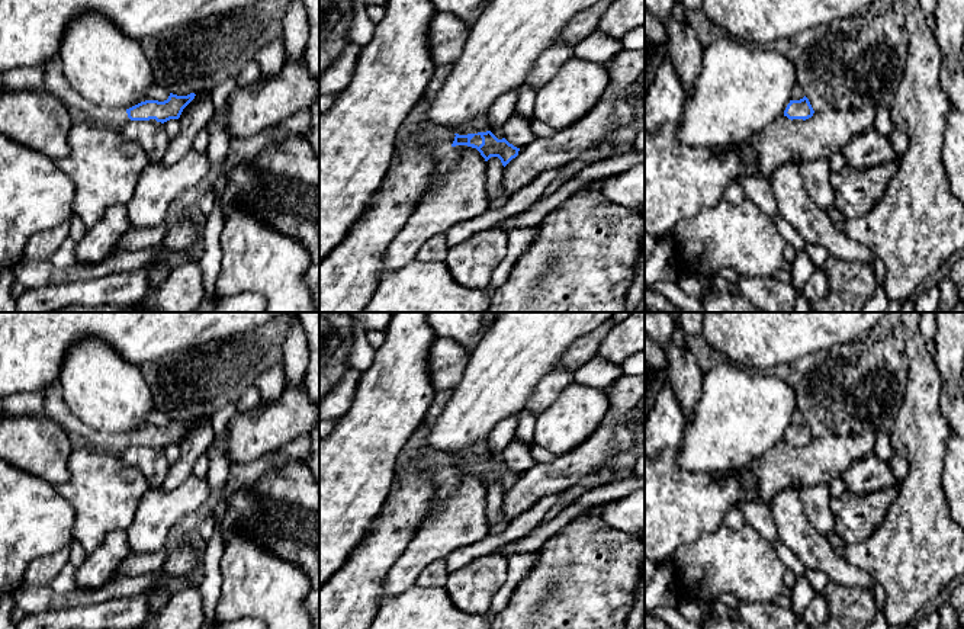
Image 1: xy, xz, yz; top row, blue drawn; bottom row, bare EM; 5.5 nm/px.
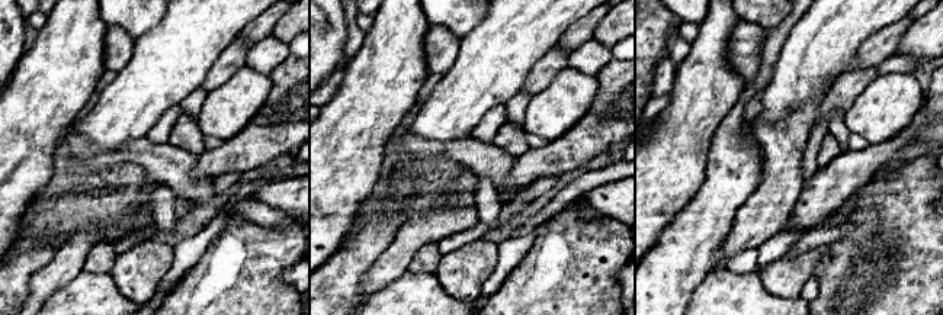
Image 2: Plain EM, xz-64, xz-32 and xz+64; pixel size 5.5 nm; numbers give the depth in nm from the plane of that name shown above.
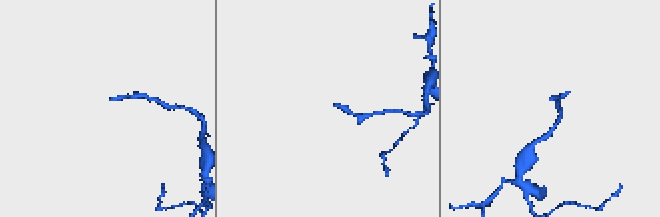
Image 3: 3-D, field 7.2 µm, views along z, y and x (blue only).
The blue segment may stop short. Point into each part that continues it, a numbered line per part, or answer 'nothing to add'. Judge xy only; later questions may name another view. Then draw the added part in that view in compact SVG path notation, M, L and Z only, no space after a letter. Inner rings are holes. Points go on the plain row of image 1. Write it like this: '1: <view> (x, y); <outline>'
1: xy (55, 408); M58 382L49 385L42 392L45 404L44 415L61 426L78 443L118 455L131 446L126 434L103 433L80 421L65 404L62 388Z

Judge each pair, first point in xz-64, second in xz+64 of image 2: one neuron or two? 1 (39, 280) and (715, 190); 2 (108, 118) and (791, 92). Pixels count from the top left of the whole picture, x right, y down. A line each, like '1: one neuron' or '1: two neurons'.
1: two neurons
2: one neuron

